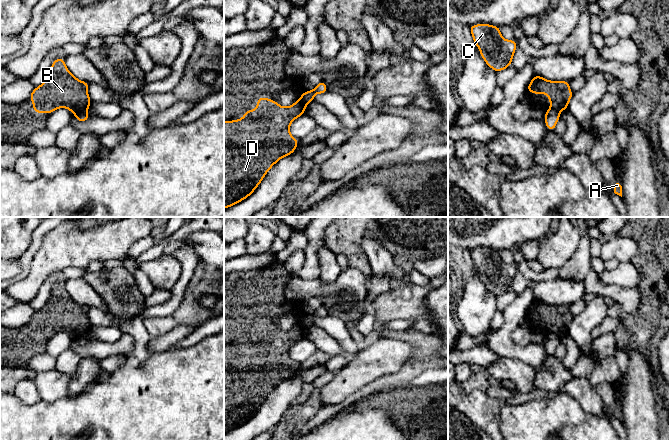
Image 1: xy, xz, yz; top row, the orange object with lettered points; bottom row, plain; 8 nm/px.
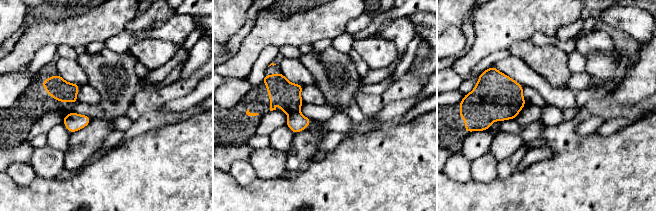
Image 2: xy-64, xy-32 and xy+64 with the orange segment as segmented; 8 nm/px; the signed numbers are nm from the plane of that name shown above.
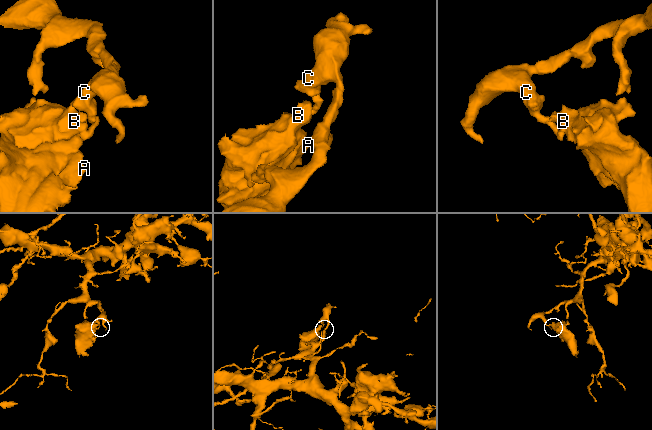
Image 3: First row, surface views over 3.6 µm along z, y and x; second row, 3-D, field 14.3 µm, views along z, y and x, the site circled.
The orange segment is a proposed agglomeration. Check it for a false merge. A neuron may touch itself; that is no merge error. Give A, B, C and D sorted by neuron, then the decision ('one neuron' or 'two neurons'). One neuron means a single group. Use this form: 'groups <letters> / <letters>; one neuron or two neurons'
groups A B D / C; two neurons

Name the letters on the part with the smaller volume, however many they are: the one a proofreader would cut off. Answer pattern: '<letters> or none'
A, B, D

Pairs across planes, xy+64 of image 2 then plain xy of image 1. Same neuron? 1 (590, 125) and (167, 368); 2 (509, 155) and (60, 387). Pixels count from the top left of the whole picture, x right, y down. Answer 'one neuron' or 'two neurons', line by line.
1: two neurons
2: two neurons

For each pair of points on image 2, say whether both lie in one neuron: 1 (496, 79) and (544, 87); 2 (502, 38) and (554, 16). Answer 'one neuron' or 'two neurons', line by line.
1: two neurons
2: one neuron

